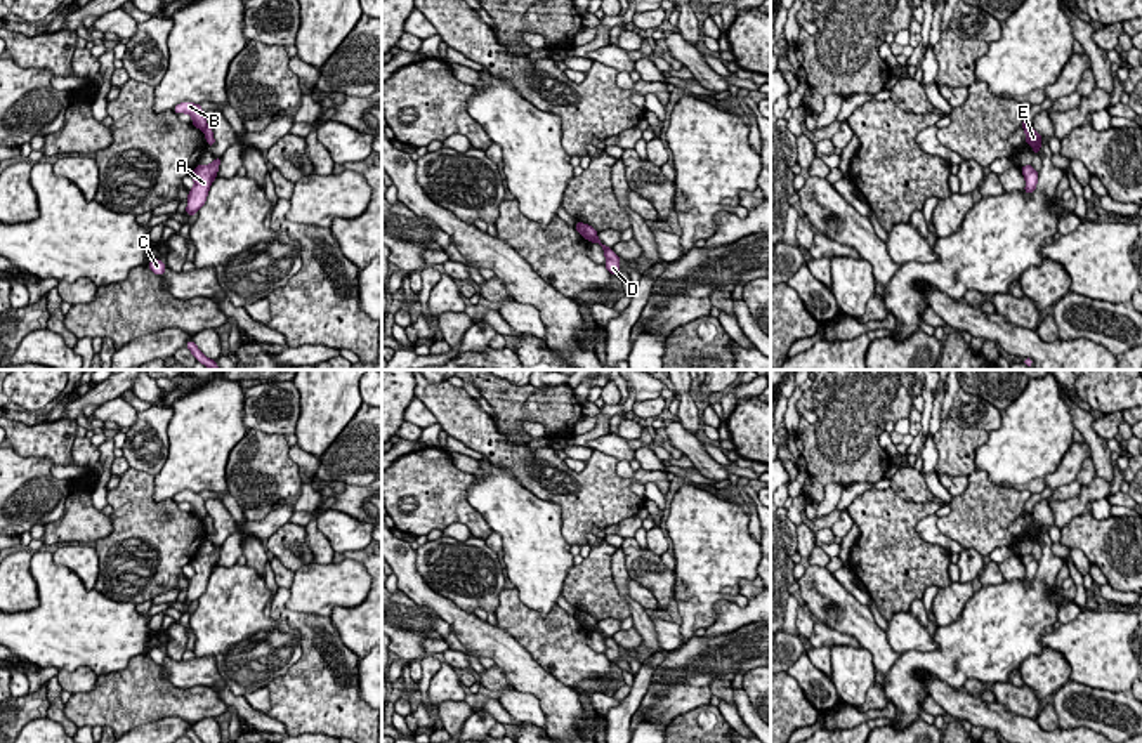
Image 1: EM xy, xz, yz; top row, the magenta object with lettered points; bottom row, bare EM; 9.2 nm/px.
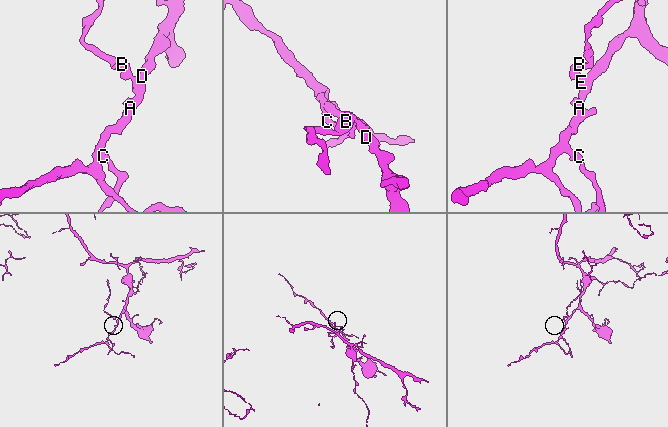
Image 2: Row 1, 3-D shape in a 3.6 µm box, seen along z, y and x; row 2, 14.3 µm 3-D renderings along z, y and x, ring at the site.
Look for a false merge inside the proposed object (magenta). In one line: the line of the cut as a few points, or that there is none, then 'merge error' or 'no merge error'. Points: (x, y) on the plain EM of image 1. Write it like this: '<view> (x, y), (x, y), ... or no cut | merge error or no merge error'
xz (596, 625), (594, 631) | merge error

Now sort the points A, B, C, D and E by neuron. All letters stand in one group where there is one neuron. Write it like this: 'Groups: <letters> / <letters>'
Groups: A C D E / B

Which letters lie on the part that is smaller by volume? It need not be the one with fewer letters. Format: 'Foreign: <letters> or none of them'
Foreign: B

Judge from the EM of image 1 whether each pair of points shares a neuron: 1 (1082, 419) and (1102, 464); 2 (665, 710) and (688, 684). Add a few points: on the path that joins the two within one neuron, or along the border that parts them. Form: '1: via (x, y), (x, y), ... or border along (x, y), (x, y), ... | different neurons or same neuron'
1: via (1087, 429), (1101, 453) | same neuron
2: via (669, 703), (681, 691) | same neuron

